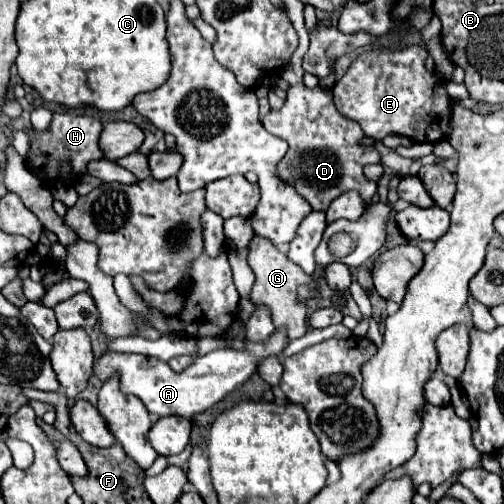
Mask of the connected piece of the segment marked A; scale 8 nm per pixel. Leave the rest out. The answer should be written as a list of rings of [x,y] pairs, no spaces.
[[[276,329],[262,343],[246,341],[244,351],[236,351],[236,349],[226,347],[226,349],[216,349],[212,353],[206,353],[206,355],[198,357],[182,373],[174,373],[168,367],[168,363],[154,359],[154,357],[108,351],[94,363],[94,375],[102,383],[108,381],[112,375],[118,375],[120,391],[140,397],[152,415],[158,415],[158,417],[180,415],[180,417],[190,419],[192,415],[206,411],[208,407],[212,407],[220,399],[224,399],[228,393],[232,393],[236,387],[246,383],[258,371],[260,361],[264,361],[266,357],[272,357],[272,355],[278,355],[280,351],[286,349],[286,345],[288,345],[286,329]]]

